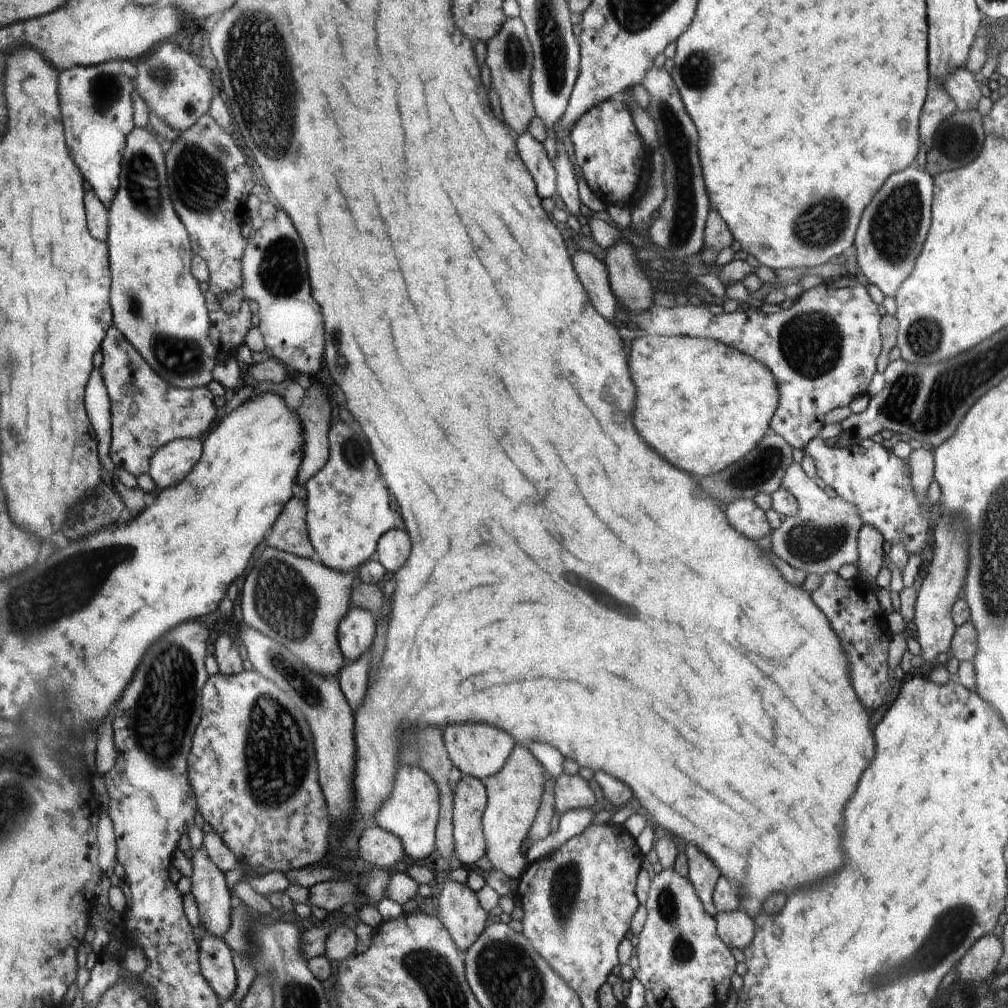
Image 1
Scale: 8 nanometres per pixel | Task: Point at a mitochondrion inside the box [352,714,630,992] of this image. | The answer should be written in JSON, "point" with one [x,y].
{"point":[564,889]}

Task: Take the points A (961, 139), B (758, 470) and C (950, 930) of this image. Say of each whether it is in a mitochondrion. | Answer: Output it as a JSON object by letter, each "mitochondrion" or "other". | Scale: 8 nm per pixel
{"A":"mitochondrion","B":"mitochondrion","C":"mitochondrion"}

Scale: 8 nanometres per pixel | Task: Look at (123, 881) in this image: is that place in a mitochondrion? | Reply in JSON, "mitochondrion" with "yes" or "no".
{"mitochondrion":"no"}

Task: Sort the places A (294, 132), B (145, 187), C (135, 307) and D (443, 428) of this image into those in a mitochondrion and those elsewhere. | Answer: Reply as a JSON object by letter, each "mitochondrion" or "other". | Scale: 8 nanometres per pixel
{"A":"mitochondrion","B":"mitochondrion","C":"mitochondrion","D":"other"}

